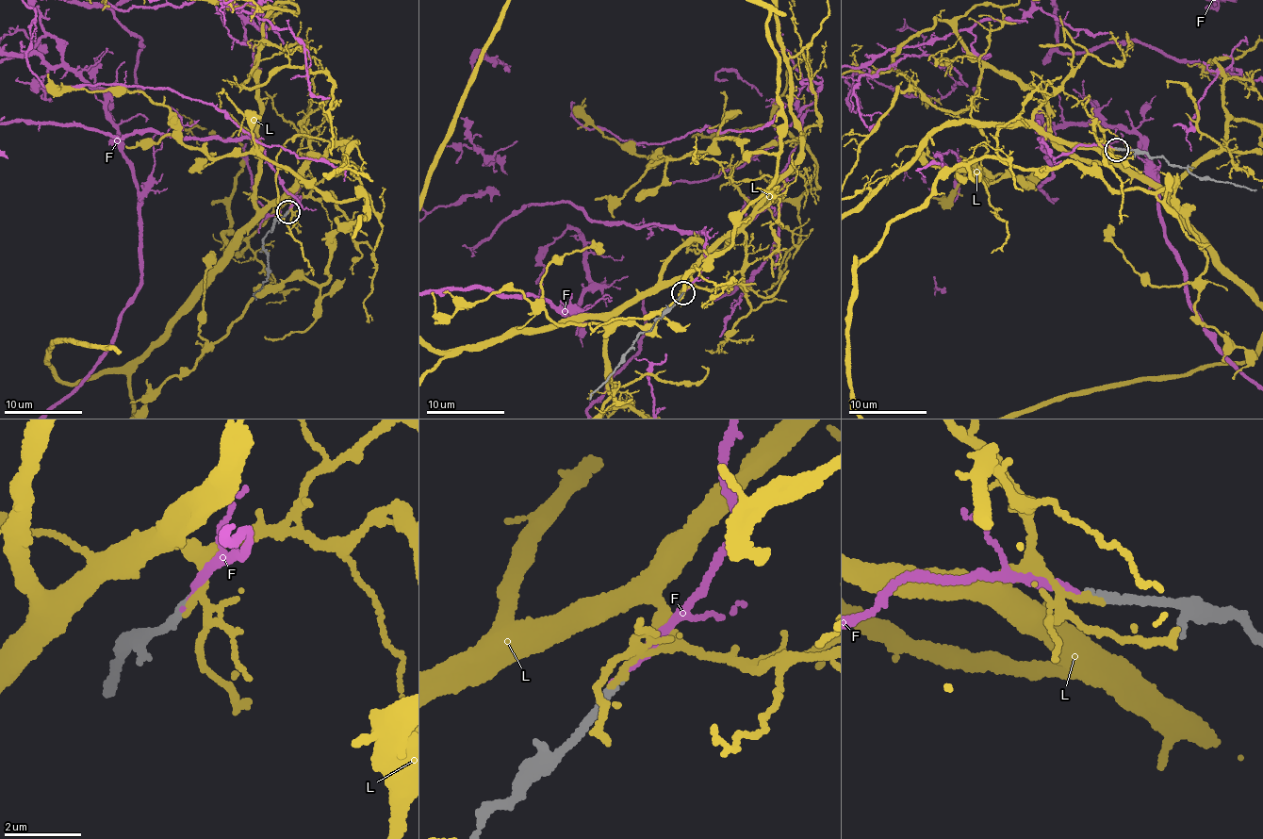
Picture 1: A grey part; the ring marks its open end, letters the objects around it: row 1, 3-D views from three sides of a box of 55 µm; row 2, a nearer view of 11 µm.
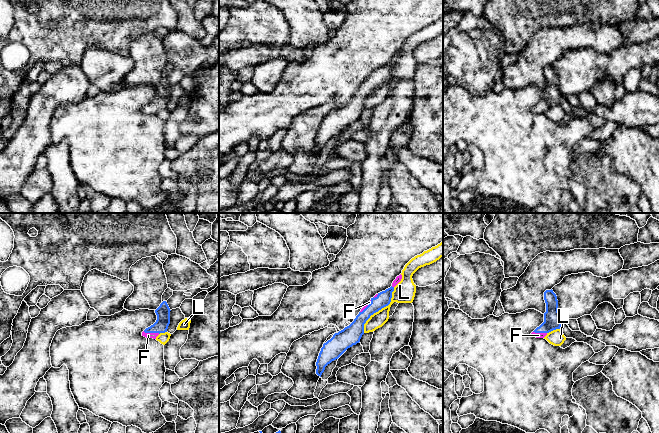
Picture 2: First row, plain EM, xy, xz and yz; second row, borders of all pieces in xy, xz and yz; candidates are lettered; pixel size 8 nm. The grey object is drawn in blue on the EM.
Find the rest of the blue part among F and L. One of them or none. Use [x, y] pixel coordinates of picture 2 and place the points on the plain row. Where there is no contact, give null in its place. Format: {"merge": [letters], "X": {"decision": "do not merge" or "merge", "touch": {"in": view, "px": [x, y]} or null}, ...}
{"merge": ["F"], "F": {"decision": "merge", "touch": {"in": "xy", "px": [151, 108]}}, "L": {"decision": "do not merge", "touch": {"in": "xz", "px": [379, 85]}}}

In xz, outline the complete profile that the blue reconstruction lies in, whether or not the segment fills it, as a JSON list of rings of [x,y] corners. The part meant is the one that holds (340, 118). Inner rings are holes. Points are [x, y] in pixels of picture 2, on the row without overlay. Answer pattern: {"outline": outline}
{"outline": [[[400,50],[393,57],[390,64],[371,74],[349,102],[335,109],[330,116],[323,120],[316,138],[316,150],[318,152],[321,153],[328,140],[338,135],[348,124],[360,118],[364,110],[364,100],[371,91],[390,80],[394,63],[401,55],[402,51]]]}

